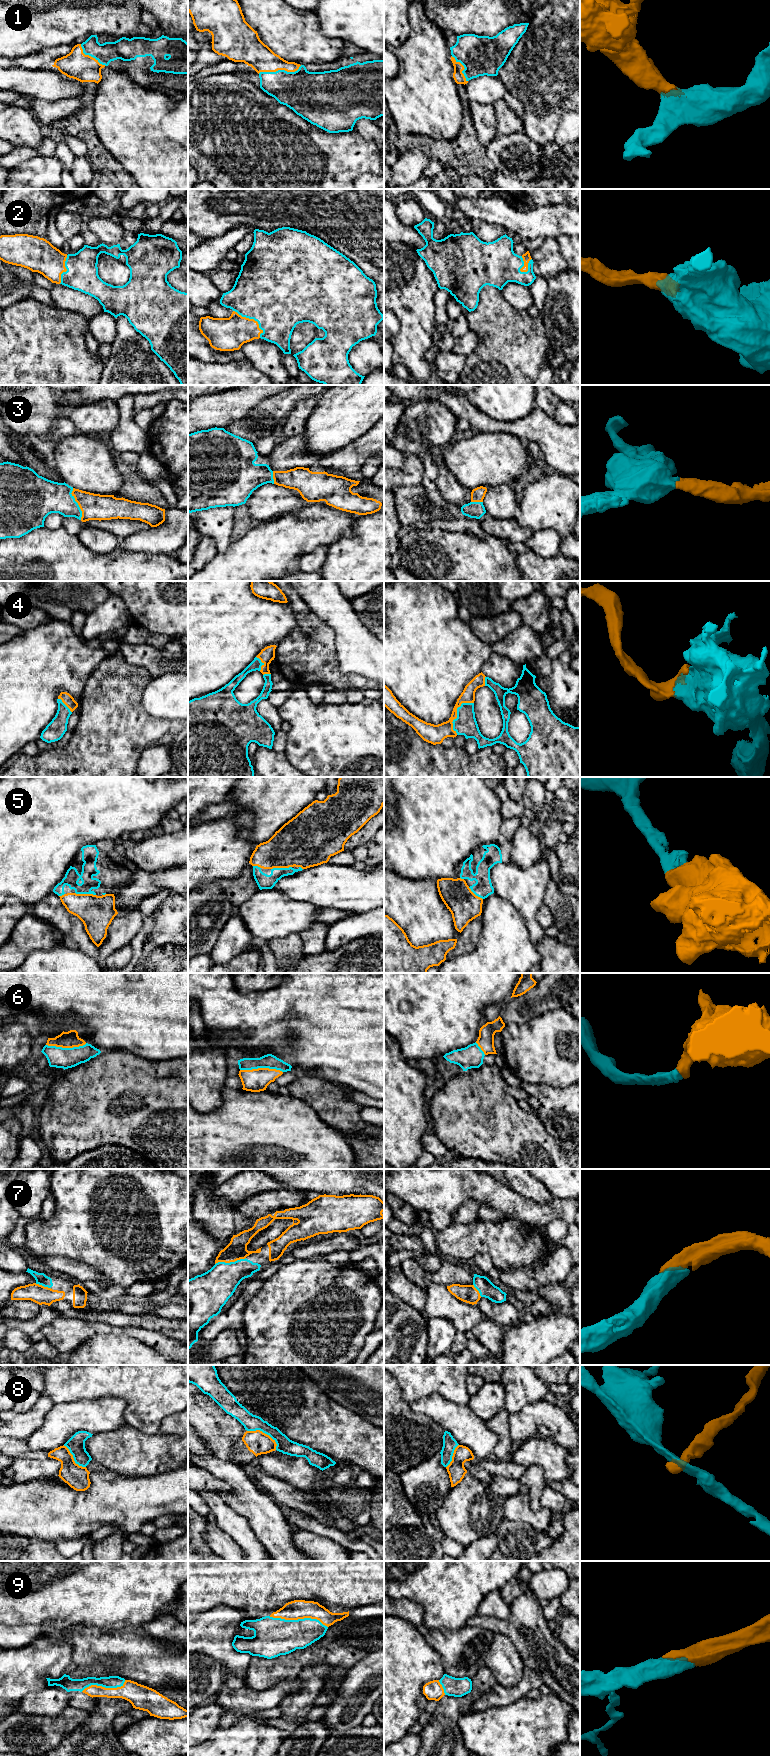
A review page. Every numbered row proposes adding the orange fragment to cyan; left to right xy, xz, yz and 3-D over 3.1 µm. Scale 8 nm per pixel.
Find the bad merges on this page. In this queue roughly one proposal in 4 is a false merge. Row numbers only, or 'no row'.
8

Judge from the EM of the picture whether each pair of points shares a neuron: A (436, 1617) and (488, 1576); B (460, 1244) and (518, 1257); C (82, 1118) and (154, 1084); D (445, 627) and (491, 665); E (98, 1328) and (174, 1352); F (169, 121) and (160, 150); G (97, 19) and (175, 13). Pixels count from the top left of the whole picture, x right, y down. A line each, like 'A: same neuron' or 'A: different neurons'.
A: same neuron
B: same neuron
C: same neuron
D: different neurons
E: same neuron
F: different neurons
G: different neurons

